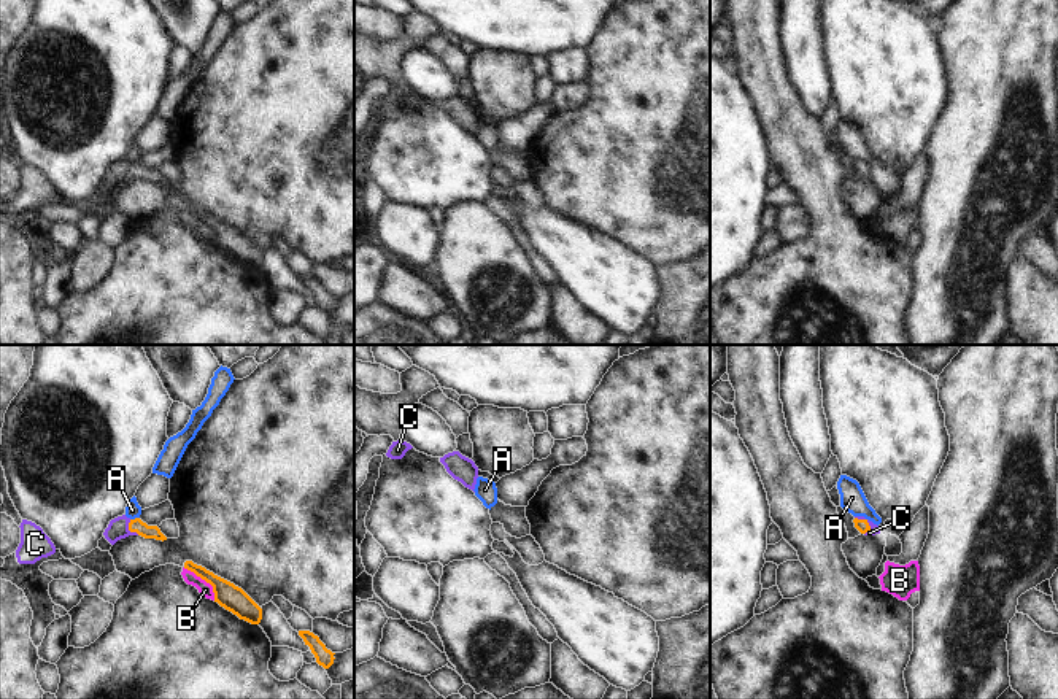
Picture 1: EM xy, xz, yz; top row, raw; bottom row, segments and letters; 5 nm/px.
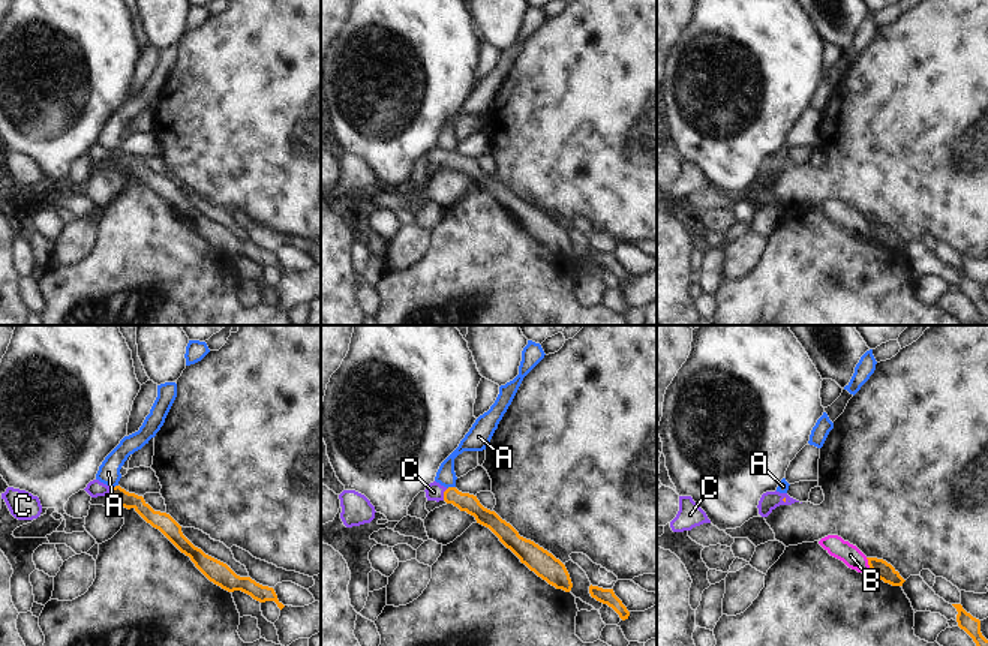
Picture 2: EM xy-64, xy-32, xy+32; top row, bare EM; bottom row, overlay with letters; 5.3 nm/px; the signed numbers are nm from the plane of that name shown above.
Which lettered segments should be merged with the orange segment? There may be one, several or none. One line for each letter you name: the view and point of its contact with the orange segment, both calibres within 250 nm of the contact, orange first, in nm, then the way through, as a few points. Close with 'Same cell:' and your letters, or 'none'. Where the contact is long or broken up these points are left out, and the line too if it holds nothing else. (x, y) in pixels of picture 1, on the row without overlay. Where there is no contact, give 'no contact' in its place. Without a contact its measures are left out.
C: contact xy (129, 173); calibres 70 and 110 nm; way xy (137, 169), (129, 173), (118, 172)
Same cell: C

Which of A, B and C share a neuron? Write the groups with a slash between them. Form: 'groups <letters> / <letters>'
groups A / B / C

